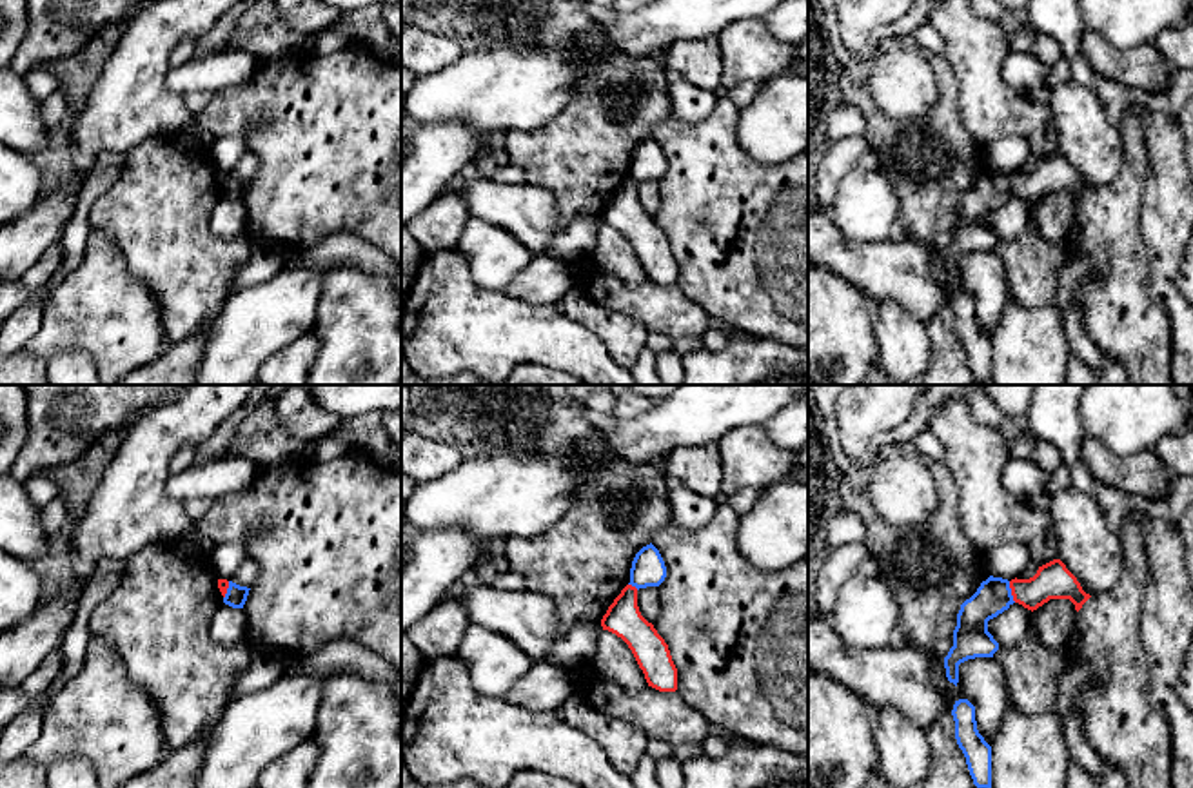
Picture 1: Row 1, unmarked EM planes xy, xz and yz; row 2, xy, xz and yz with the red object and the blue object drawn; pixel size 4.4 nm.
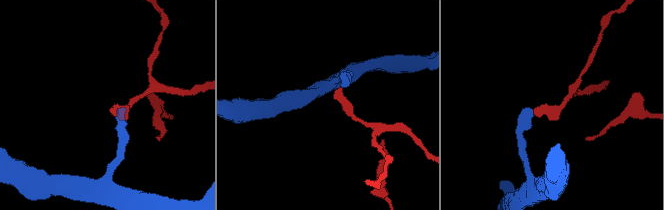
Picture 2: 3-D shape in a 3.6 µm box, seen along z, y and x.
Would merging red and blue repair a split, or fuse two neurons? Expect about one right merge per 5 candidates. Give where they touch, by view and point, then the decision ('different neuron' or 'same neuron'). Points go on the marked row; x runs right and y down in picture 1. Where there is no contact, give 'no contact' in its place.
meets red in yz at (1012, 592); different neuron

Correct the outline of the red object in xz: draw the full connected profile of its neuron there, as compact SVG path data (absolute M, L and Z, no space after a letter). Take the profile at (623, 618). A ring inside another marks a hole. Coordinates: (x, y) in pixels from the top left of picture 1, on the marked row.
M626 585L601 619L603 630L621 637L632 650L648 686L659 692L677 690L677 668L668 645L637 606L637 588Z

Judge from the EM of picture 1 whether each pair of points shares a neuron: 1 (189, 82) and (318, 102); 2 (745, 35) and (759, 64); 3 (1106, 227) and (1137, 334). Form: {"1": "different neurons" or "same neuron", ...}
{"1": "different neurons", "2": "same neuron", "3": "same neuron"}

